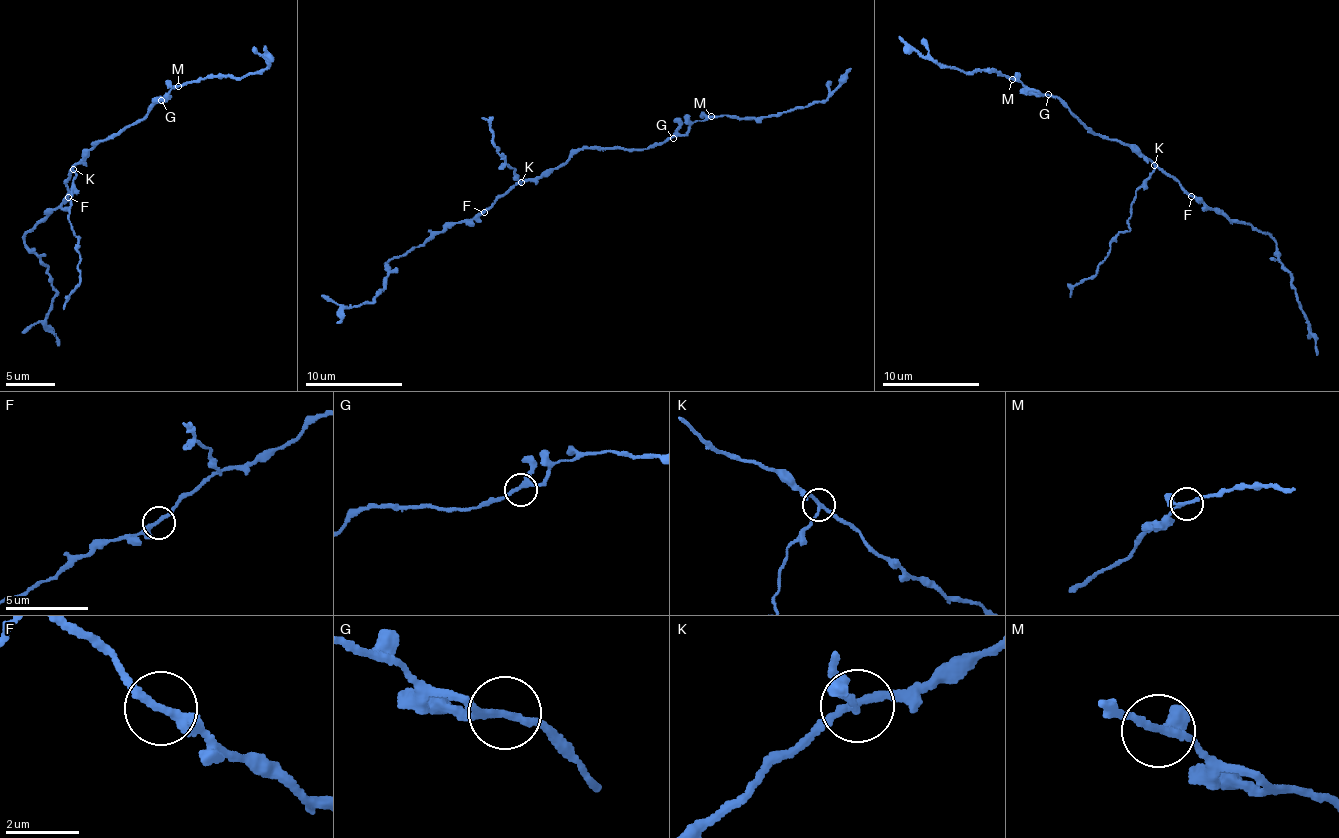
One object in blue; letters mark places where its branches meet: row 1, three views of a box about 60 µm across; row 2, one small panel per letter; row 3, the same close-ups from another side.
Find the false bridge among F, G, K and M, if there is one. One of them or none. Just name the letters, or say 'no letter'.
K

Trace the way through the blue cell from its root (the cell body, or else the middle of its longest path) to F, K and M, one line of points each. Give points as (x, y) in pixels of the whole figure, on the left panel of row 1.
F: (91, 149), (84, 153), (71, 171), (66, 186), (68, 197)
K: (91, 149), (84, 153), (73, 168)
M: (91, 149), (101, 139), (110, 140), (143, 120), (157, 100), (161, 101), (173, 88), (178, 86)

